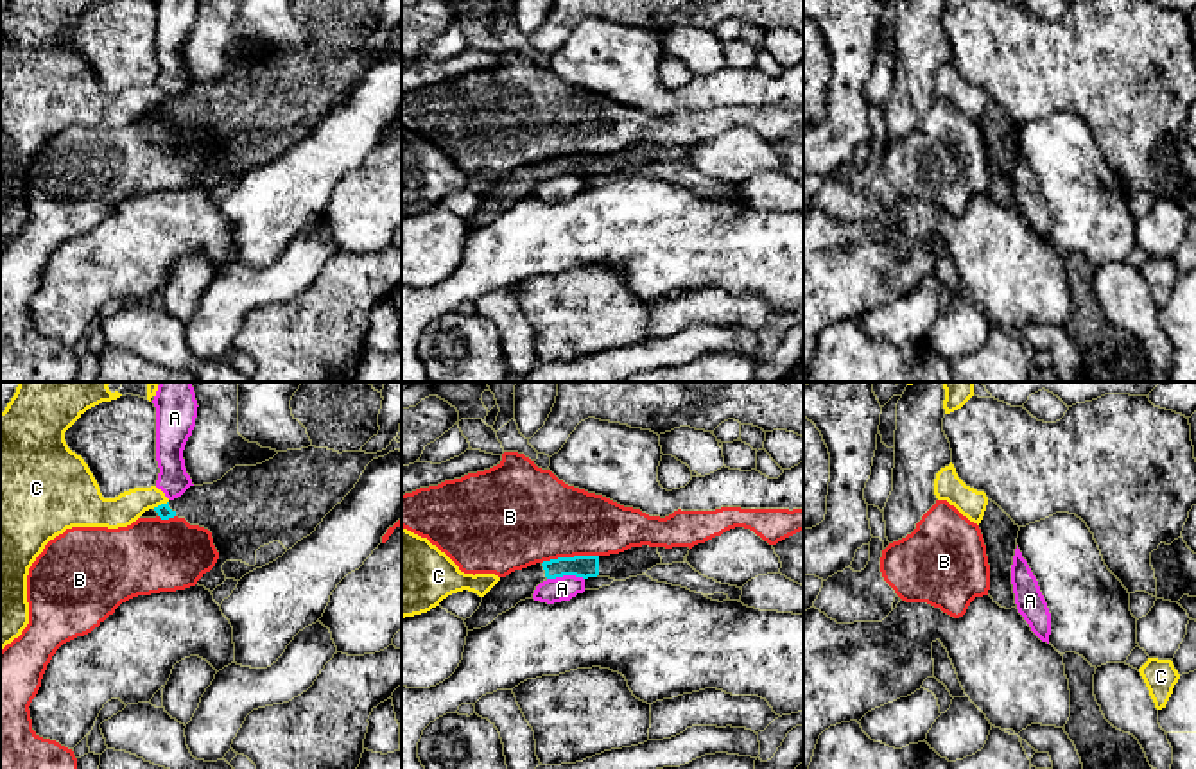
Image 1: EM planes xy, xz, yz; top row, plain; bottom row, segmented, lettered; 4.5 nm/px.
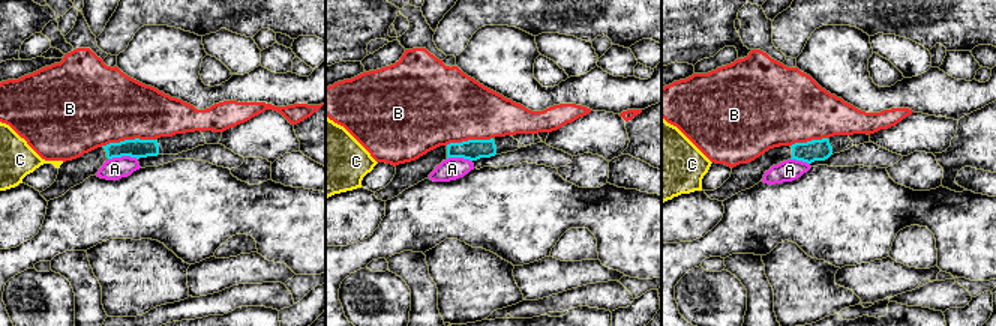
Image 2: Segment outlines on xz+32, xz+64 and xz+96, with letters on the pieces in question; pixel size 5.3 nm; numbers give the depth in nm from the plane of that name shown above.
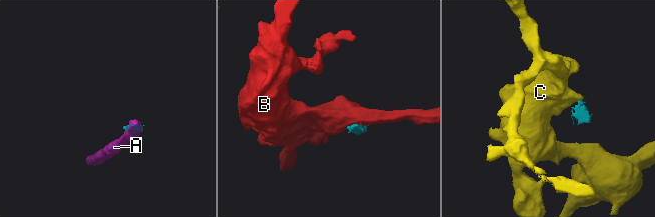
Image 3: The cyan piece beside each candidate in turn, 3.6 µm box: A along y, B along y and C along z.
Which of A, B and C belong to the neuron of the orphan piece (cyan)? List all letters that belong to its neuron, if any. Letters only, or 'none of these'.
none of these

